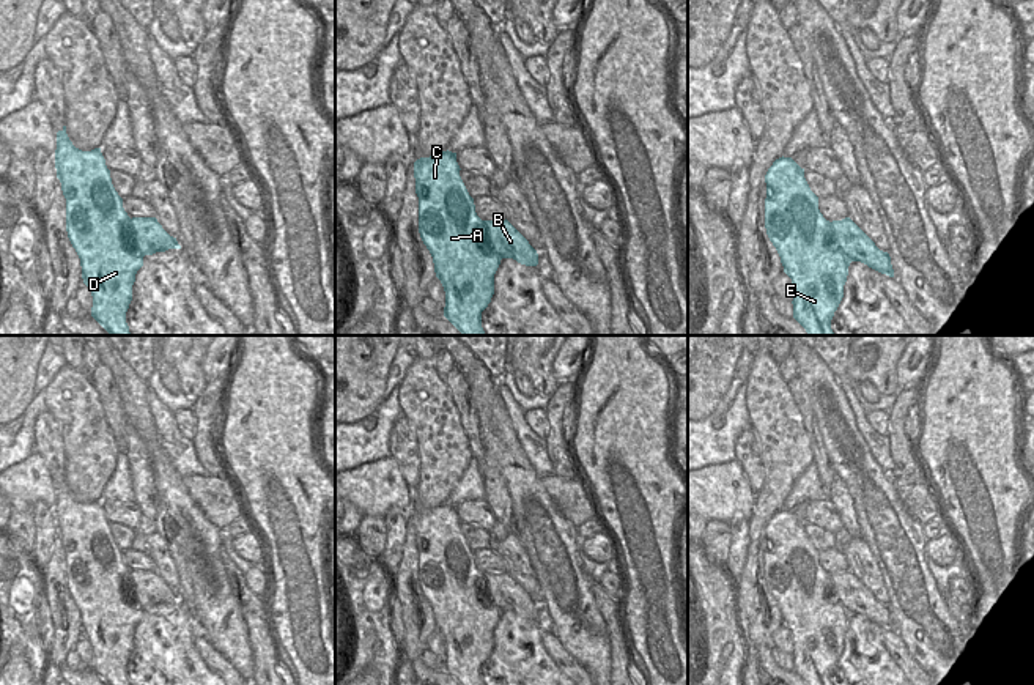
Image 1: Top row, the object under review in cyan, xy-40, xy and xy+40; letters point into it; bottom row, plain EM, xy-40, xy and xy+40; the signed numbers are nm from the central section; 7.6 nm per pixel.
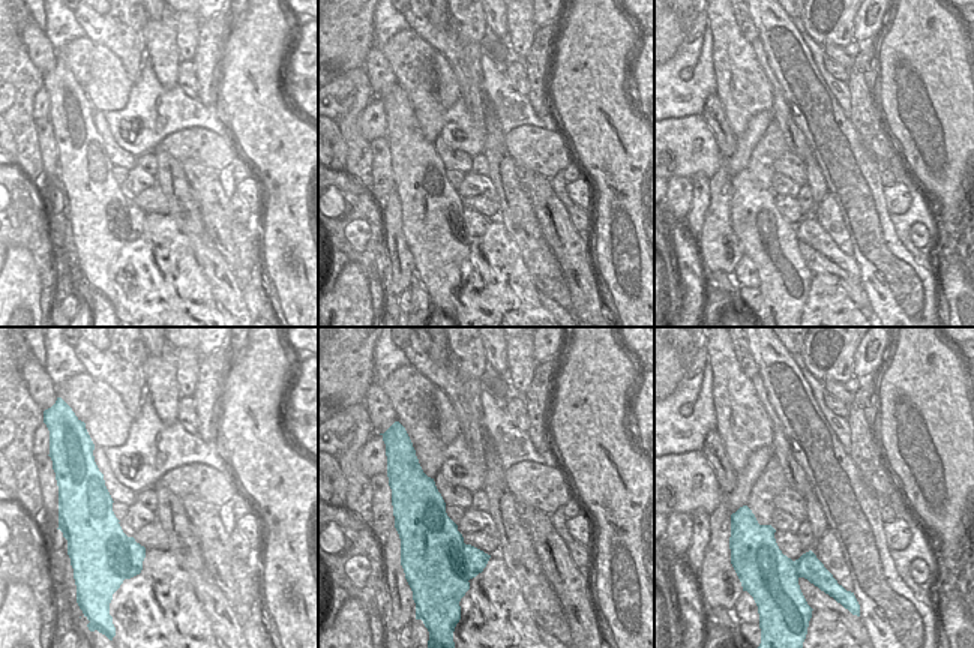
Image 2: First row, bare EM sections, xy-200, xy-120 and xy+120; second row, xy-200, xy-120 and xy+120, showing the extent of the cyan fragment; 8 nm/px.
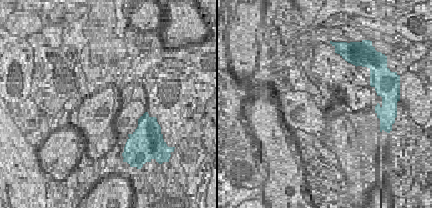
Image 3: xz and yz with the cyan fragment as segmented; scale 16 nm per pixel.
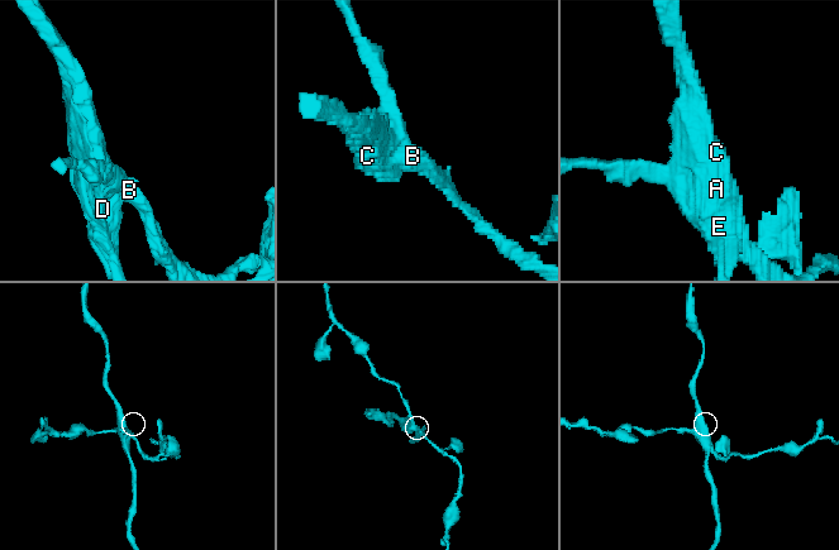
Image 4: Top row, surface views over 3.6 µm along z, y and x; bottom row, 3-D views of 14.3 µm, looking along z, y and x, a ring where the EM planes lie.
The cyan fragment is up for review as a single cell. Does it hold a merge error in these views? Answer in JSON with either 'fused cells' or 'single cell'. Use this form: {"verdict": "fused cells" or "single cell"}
{"verdict": "fused cells"}

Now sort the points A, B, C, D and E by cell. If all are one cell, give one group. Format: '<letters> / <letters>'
A C D E / B

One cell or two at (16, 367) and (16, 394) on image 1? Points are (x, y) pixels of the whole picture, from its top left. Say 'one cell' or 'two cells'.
one cell

